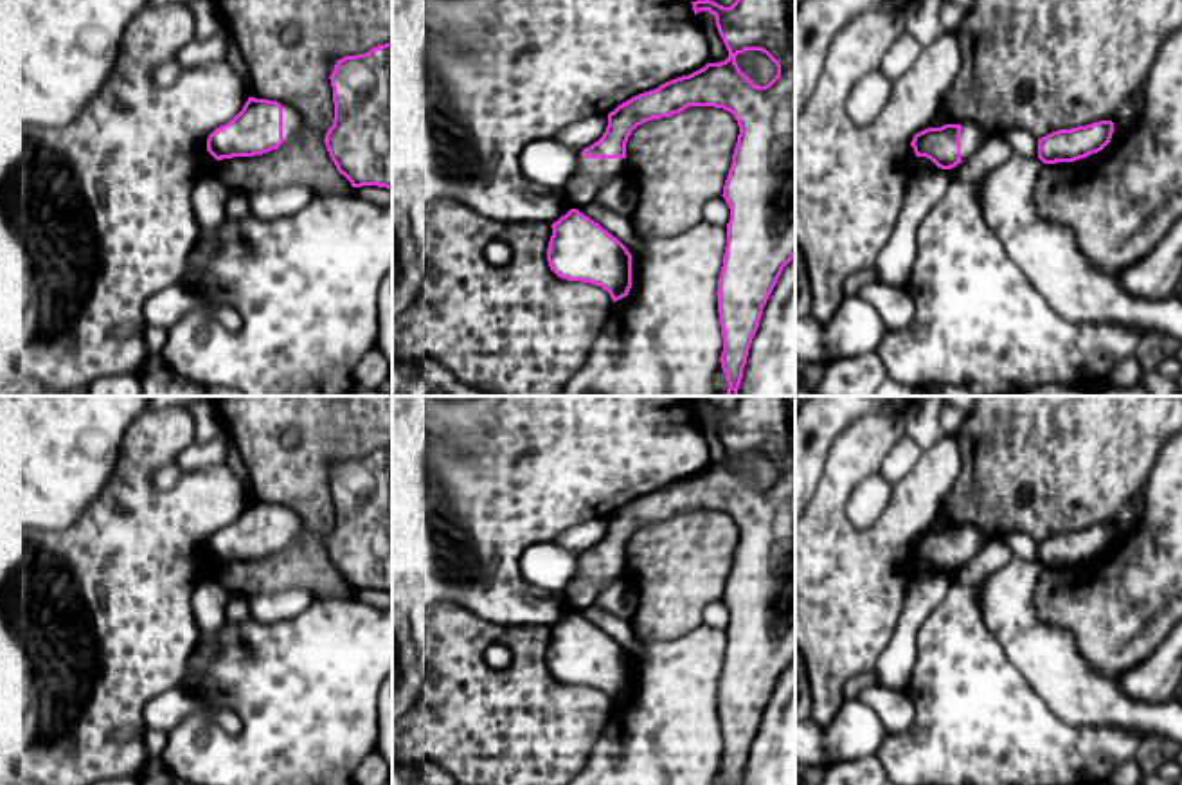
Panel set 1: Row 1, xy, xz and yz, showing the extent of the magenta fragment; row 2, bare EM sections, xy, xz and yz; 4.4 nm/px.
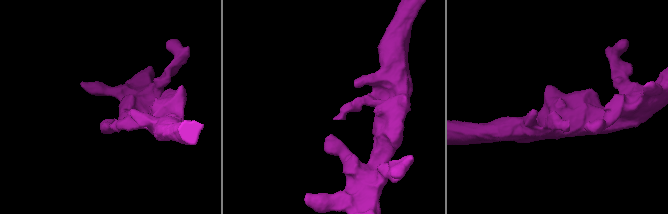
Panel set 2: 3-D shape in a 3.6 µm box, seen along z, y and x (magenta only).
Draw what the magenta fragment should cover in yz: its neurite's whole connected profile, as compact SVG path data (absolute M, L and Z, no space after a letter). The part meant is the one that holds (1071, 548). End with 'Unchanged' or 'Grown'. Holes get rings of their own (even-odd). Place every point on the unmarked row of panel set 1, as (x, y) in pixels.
M1099 524L1070 533L1058 533L1038 542L1038 562L1043 567L1074 565L1101 555L1112 542L1114 526Z. Unchanged

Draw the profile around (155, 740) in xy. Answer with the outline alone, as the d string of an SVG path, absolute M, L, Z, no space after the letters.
M153 727L146 729L146 749L149 758L162 754L166 744L167 744L167 733Z

